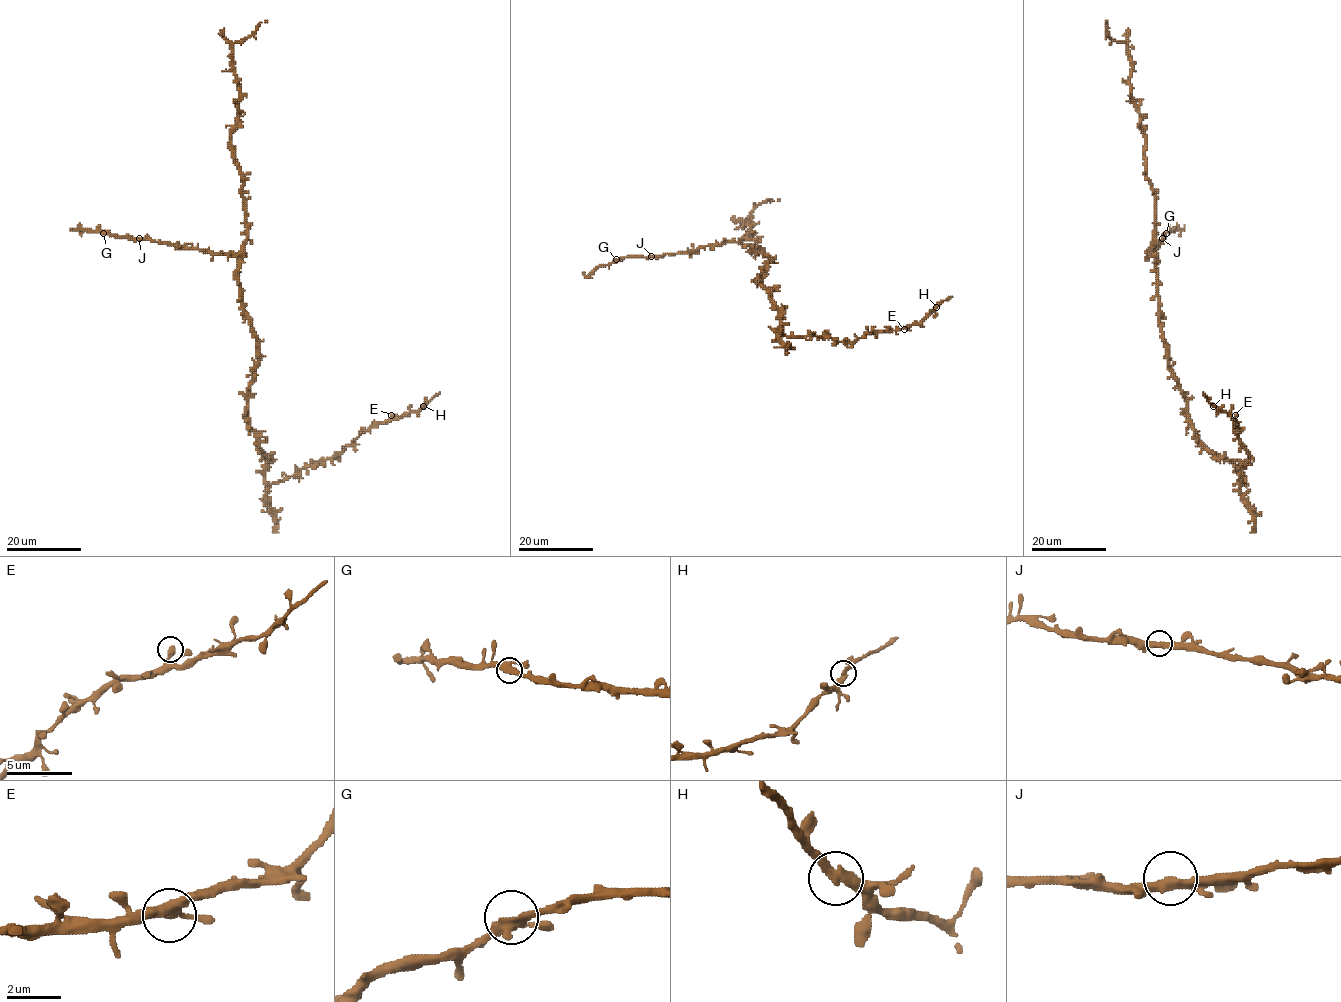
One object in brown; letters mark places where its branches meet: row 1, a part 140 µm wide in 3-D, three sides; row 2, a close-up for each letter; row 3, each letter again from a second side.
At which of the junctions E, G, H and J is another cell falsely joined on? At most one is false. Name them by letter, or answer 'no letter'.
no letter

